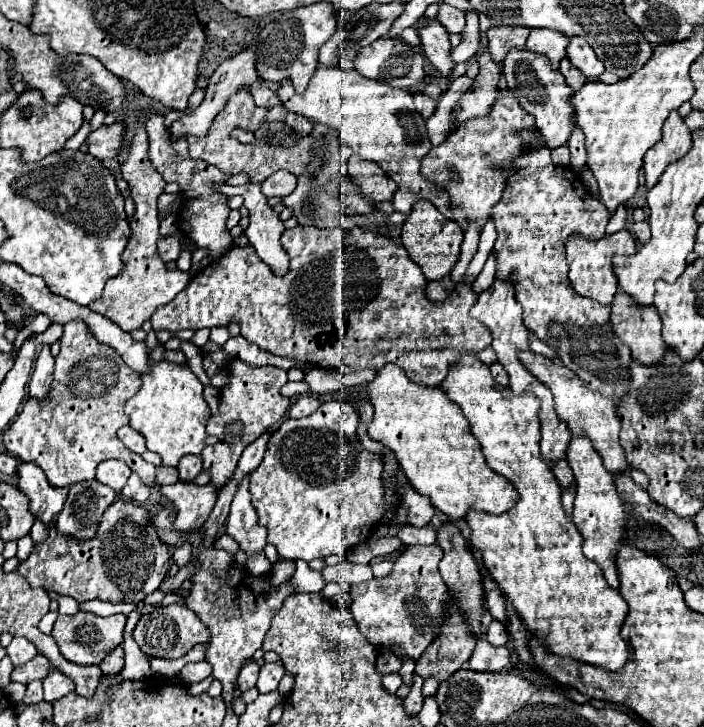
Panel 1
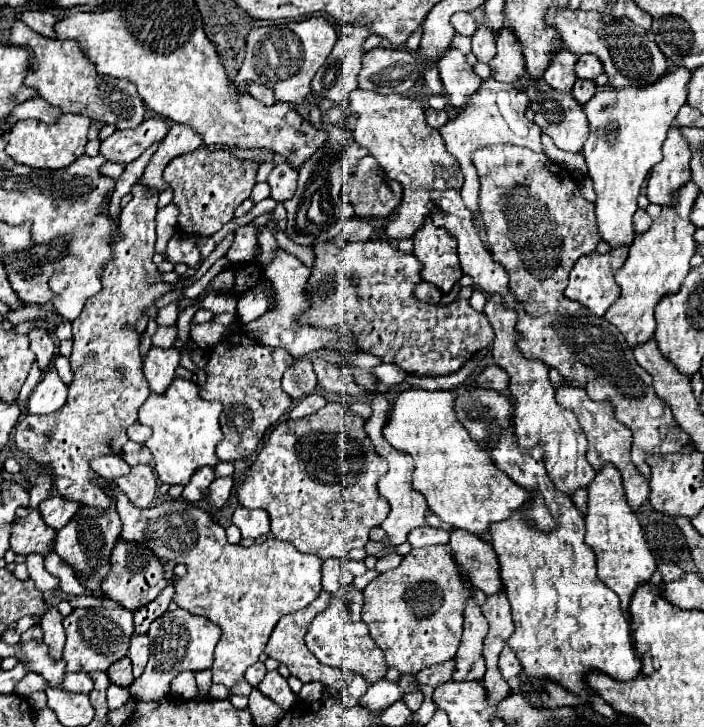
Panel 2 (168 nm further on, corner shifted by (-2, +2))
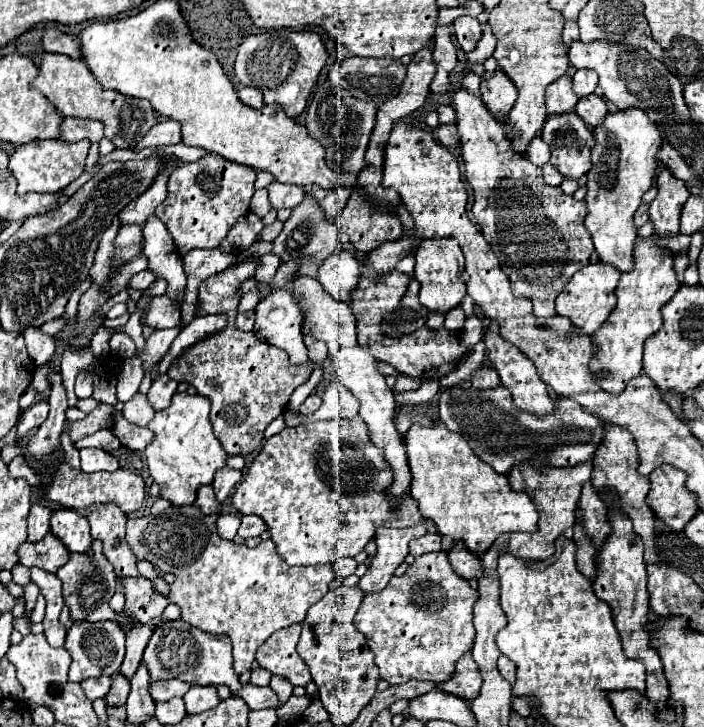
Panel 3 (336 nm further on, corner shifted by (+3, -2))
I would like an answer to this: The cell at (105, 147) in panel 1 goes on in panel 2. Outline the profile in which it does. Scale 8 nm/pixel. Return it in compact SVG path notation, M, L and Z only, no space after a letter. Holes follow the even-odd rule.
M146 119L136 129L114 131L106 141L100 145L100 155L108 161L116 161L128 165L136 157L140 157L152 143L158 143L170 131L166 119Z

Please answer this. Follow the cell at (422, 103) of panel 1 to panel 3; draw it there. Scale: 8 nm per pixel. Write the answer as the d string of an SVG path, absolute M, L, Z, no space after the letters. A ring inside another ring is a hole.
M453 123L439 125L439 127L435 129L435 135L437 135L439 143L443 143L443 145L447 145L447 147L457 147L457 145L459 145L459 135L457 135Z

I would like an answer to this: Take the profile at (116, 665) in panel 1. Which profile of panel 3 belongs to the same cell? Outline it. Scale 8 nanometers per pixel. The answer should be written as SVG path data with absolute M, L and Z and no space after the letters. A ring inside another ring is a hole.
M115 673L111 675L111 689L105 697L107 705L123 705L127 701L127 695L129 695L129 681L125 675L121 673Z

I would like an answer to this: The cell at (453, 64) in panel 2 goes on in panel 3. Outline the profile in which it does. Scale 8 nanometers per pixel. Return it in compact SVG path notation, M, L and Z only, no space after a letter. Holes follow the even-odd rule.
M463 85L451 91L451 107L455 109L457 117L457 131L461 135L461 153L465 163L465 177L473 187L473 217L475 223L481 227L483 237L491 245L491 251L501 259L501 269L511 281L511 289L517 297L527 297L533 303L533 313L537 317L553 317L555 311L555 297L563 291L575 271L589 263L593 253L593 241L587 229L583 227L583 219L587 213L585 201L575 201L573 197L565 195L561 187L551 187L543 181L541 167L527 161L523 153L513 151L511 141L505 137L503 129L491 117L491 111L481 101L481 97L467 91Z

